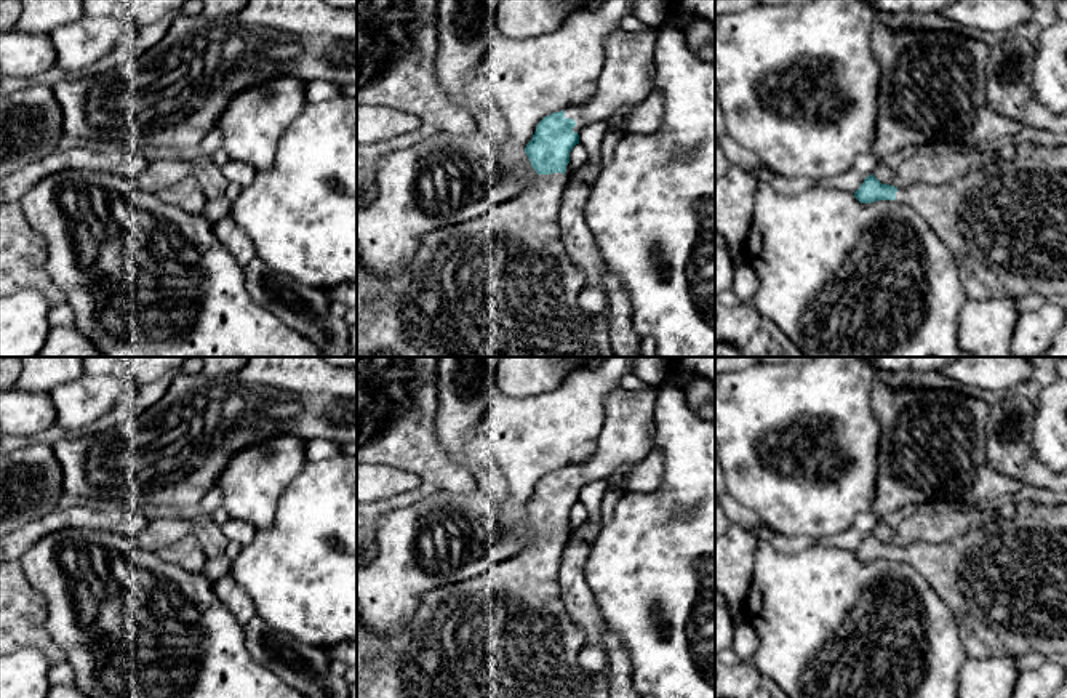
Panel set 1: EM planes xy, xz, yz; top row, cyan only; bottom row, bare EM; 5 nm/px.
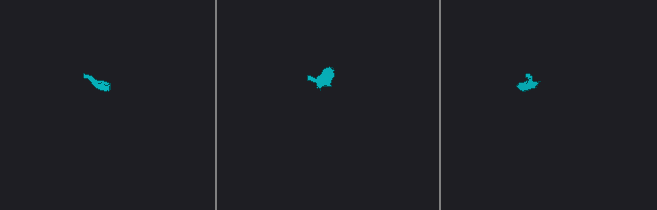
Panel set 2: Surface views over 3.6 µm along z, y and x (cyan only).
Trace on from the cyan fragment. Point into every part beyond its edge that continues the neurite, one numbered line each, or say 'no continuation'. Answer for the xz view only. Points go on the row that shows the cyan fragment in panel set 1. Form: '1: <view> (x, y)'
1: xz (624, 80)
2: xz (503, 285)

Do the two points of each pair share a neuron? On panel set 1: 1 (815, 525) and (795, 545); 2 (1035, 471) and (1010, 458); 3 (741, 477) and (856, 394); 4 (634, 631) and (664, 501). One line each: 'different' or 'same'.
1: different
2: same
3: same
4: same

